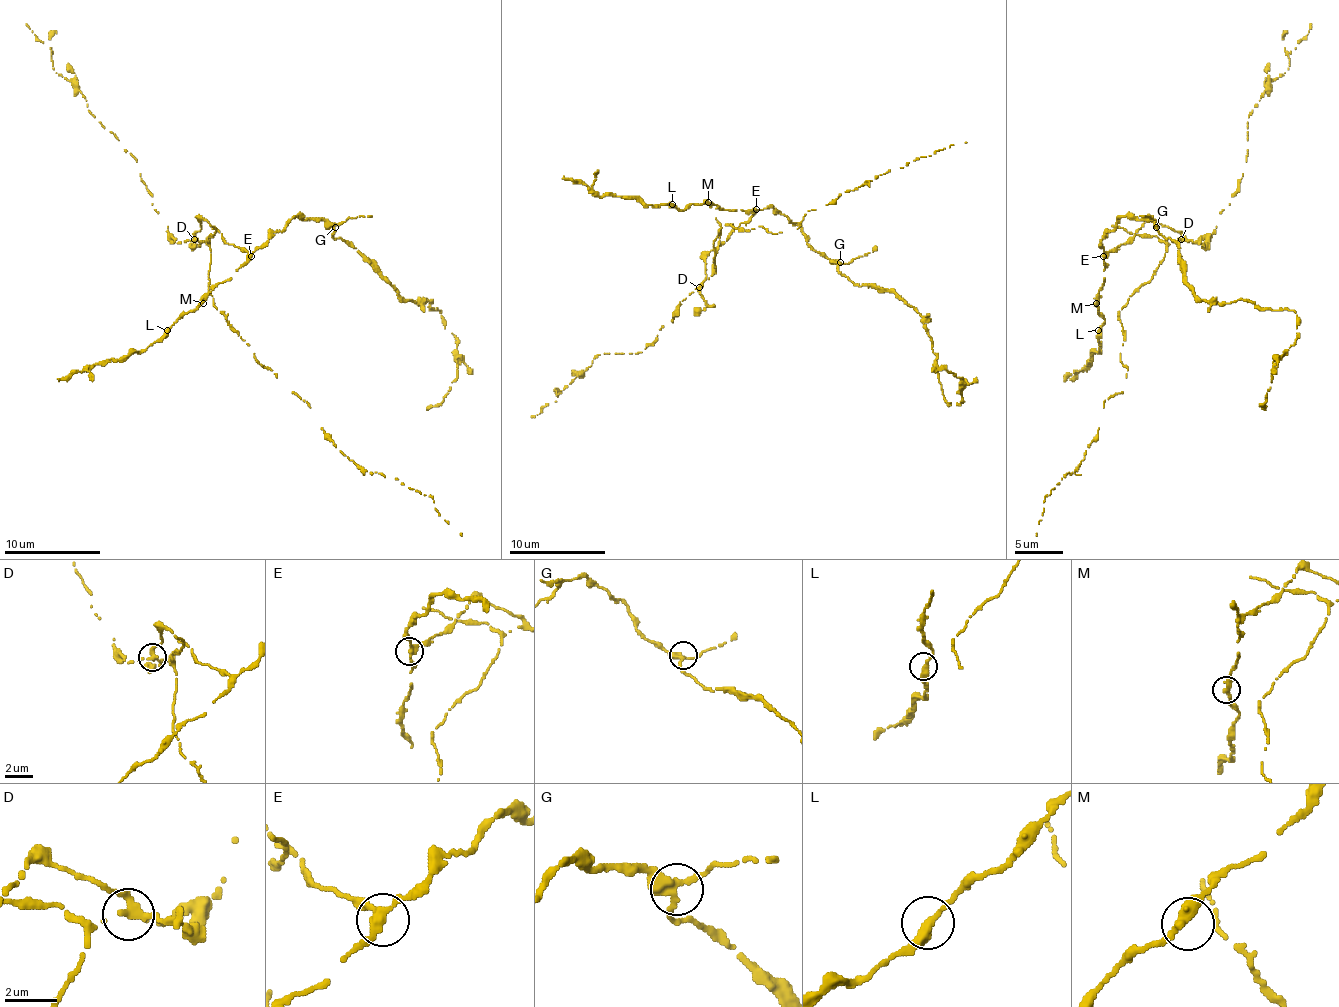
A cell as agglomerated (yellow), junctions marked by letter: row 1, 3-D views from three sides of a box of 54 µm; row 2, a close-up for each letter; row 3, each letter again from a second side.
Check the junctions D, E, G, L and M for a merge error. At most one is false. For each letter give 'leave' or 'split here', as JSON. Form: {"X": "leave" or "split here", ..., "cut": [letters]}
{"D": "split here", "E": "leave", "G": "leave", "L": "leave", "M": "leave", "cut": ["D"]}

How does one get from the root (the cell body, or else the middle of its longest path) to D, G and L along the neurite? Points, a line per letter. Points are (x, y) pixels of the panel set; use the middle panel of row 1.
D: (729, 235), (705, 257), (705, 281), (698, 288)
G: (729, 235), (758, 209), (773, 206), (801, 228), (809, 245), (840, 262)
L: (729, 235), (753, 214), (751, 209), (744, 211), (720, 209), (715, 204), (689, 204), (679, 211), (672, 204)

